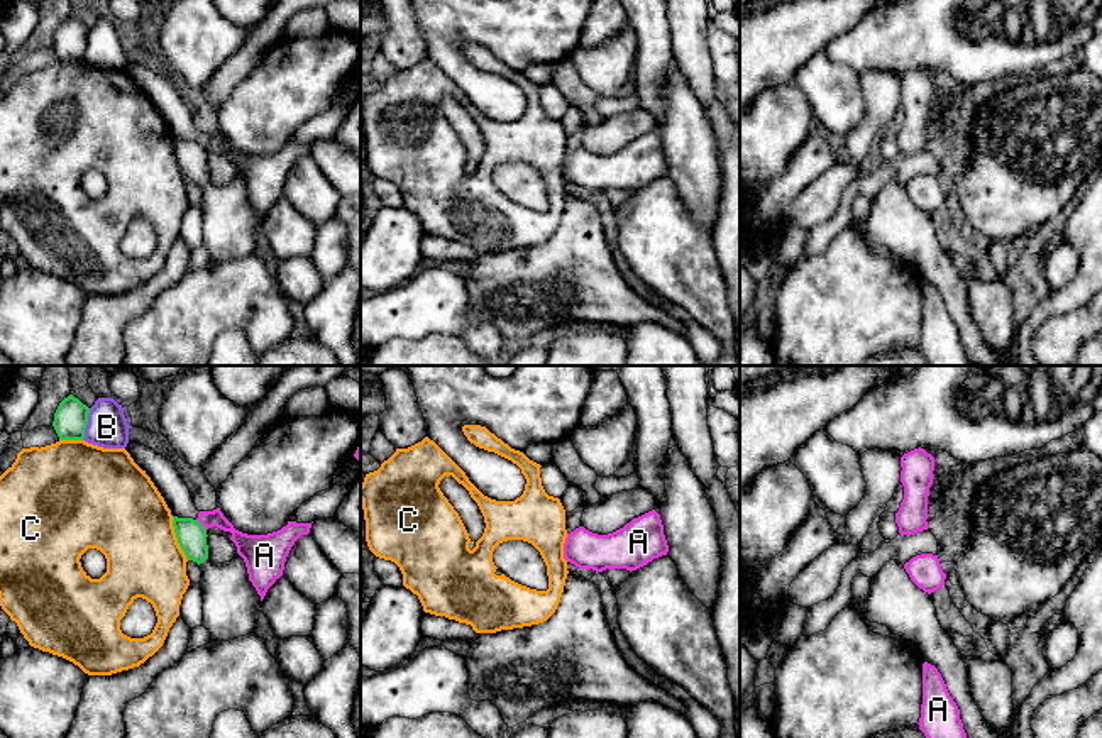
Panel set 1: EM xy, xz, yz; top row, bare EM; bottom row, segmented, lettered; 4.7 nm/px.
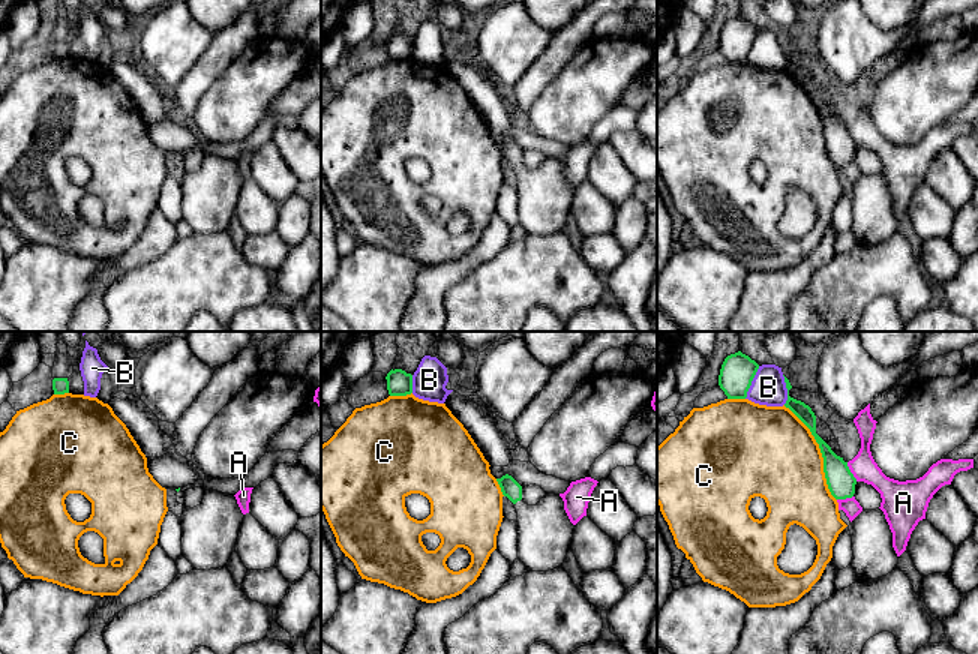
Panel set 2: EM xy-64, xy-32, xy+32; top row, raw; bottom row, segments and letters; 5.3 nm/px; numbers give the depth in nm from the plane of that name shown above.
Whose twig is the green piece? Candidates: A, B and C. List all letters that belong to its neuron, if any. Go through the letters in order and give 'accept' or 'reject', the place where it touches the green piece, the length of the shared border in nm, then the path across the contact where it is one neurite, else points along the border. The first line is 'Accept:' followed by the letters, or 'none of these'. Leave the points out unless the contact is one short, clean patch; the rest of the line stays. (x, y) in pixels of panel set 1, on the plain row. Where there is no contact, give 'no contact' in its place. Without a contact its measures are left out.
Accept: none of these
A: reject; contact xy (202, 146); length 80 nm; border xy (197, 139), (205, 151)
B: reject; contact xy (87, 43); length 160 nm; border xy (90, 29), (82, 60)
C: reject; contact xy (176, 158); length 220 nm

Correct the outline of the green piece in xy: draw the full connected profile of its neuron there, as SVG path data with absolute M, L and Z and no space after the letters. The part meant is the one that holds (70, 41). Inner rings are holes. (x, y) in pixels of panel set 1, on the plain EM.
M73 15L64 19L58 27L52 42L59 61L83 61L88 34L90 29Z

